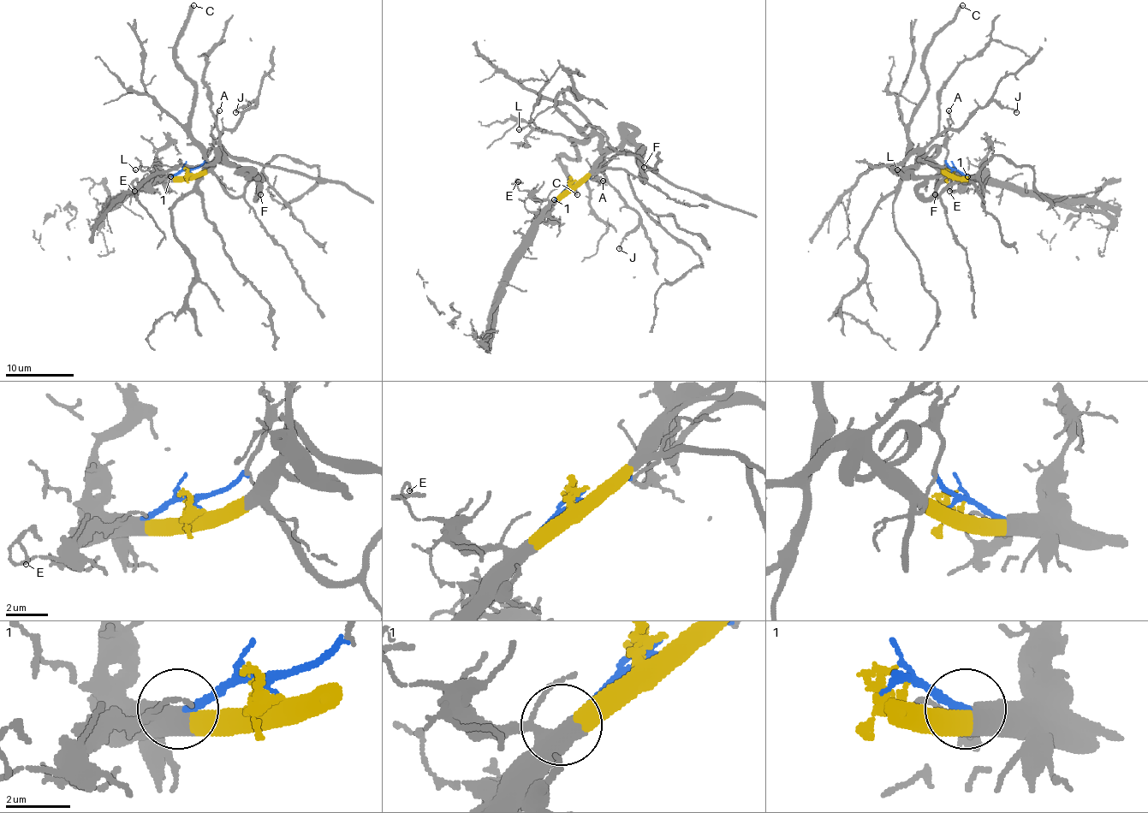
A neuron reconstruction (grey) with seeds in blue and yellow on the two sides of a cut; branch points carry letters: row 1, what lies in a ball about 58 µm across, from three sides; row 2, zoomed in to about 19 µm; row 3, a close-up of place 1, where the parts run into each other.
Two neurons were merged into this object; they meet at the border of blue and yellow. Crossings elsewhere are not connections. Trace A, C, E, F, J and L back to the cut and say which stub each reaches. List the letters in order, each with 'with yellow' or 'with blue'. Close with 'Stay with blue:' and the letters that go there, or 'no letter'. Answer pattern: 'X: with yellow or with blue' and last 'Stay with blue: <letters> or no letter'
A: with blue
C: with yellow
E: with blue
F: with yellow
J: with yellow
L: with yellow
Stay with blue: A, E

